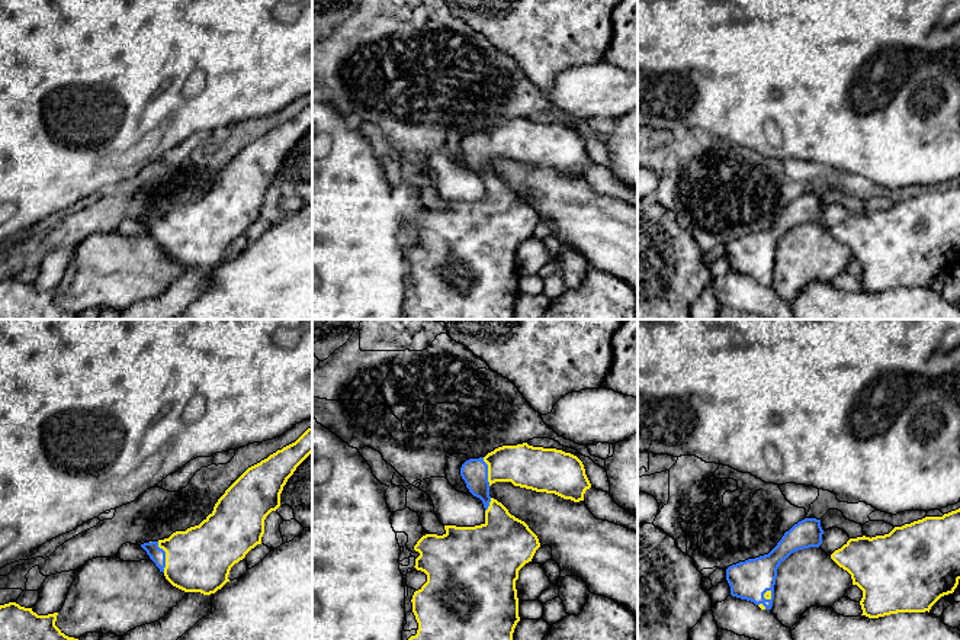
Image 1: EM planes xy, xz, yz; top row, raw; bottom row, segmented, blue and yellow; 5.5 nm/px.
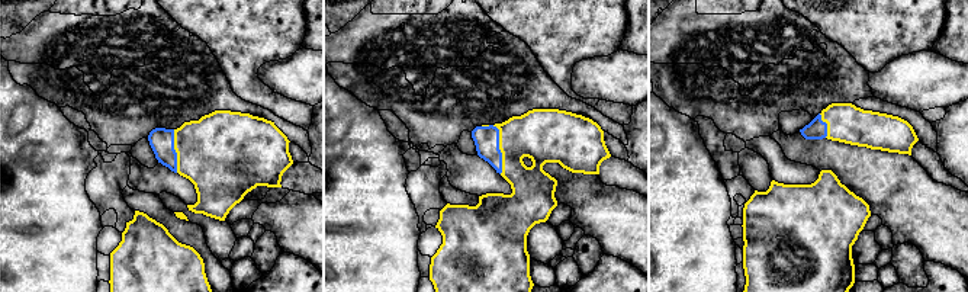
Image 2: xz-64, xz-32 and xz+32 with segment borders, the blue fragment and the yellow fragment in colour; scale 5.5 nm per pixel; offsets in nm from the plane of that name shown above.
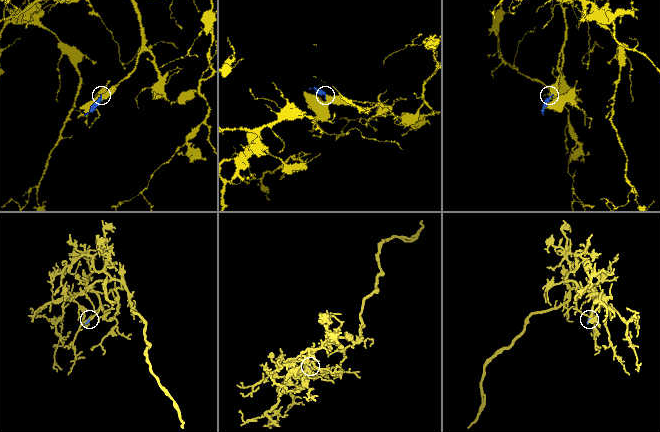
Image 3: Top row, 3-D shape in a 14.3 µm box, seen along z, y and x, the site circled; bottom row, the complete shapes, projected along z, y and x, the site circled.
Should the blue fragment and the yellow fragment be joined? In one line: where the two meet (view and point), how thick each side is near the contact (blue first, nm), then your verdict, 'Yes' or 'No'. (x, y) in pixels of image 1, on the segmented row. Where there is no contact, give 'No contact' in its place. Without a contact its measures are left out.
Touches blue at xy (164, 558). Thickness 90 nm (blue) against 360 nm. Yes

